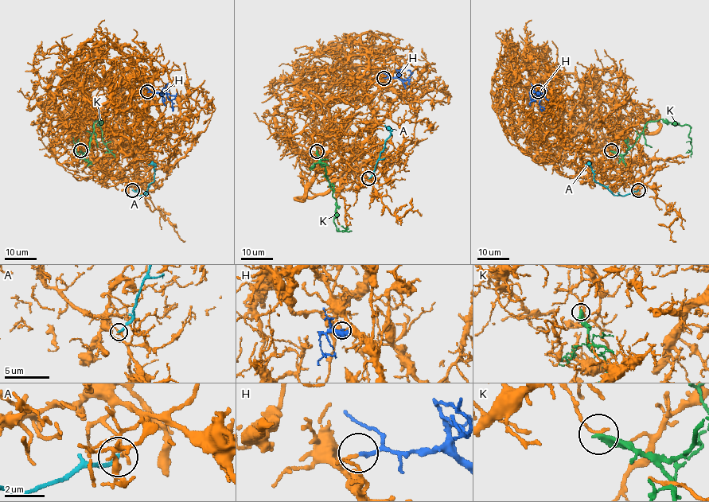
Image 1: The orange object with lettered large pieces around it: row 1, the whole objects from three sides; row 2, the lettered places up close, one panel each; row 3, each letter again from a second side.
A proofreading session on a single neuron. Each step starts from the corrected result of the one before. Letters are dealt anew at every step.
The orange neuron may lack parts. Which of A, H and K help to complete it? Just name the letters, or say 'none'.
H

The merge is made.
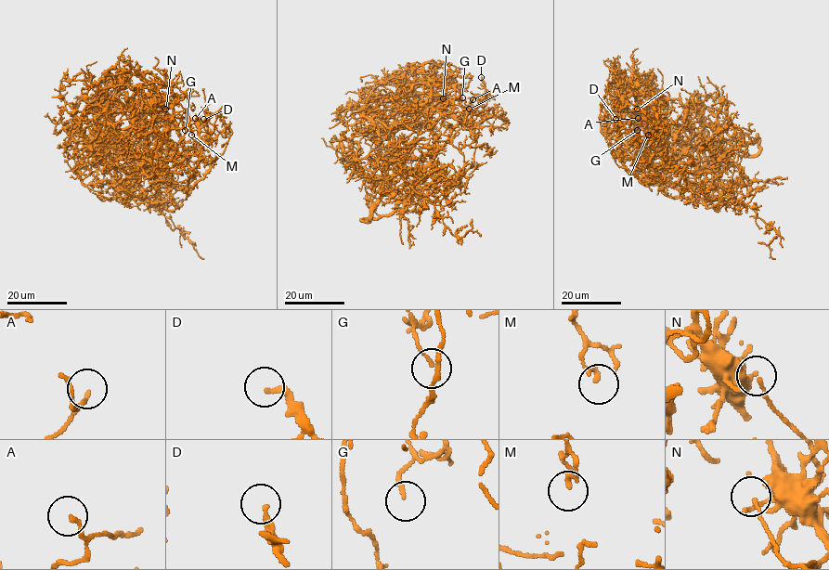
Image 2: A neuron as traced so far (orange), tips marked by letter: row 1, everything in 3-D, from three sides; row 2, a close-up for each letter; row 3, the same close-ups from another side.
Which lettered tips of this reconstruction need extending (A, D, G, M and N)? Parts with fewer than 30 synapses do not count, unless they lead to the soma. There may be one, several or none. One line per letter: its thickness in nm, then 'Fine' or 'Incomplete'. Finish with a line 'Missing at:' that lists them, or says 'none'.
A: Thickness 150 nm. Fine
D: Thickness 200 nm. Incomplete
G: Thickness 110 nm. Fine
M: Thickness 180 nm. Fine
N: Thickness 80 nm. Fine
Missing at: D

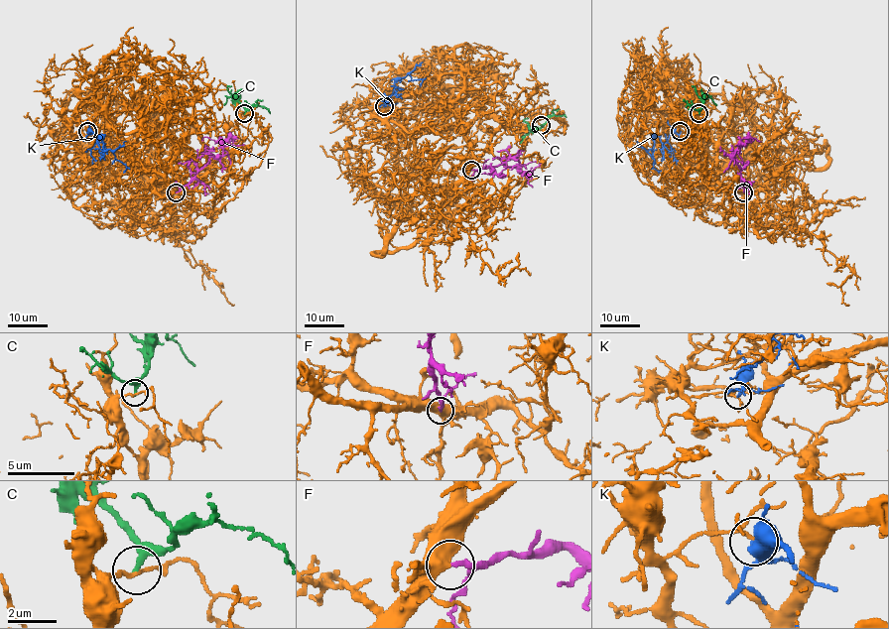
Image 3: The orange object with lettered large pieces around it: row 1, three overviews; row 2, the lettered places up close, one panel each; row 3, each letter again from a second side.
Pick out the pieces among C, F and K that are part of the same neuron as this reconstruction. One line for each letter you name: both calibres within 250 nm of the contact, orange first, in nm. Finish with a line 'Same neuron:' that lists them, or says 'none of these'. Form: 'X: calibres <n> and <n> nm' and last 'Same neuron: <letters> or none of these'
F: calibres 500 and 220 nm
Same neuron: F

